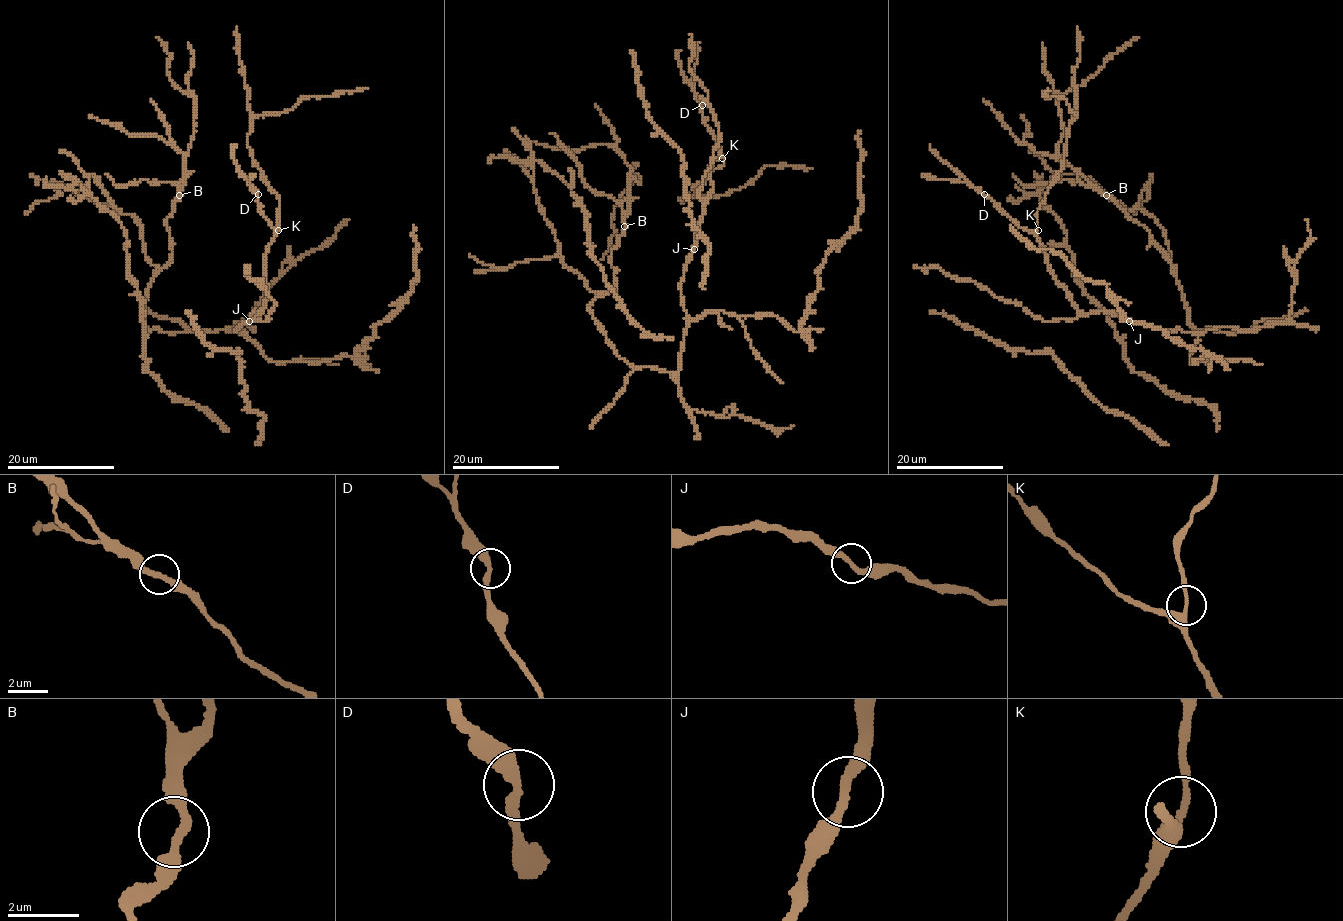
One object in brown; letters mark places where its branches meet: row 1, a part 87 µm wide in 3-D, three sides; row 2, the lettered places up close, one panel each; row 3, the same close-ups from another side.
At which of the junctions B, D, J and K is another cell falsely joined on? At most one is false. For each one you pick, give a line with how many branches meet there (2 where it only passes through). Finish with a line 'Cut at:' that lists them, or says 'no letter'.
Cut at: no letter

